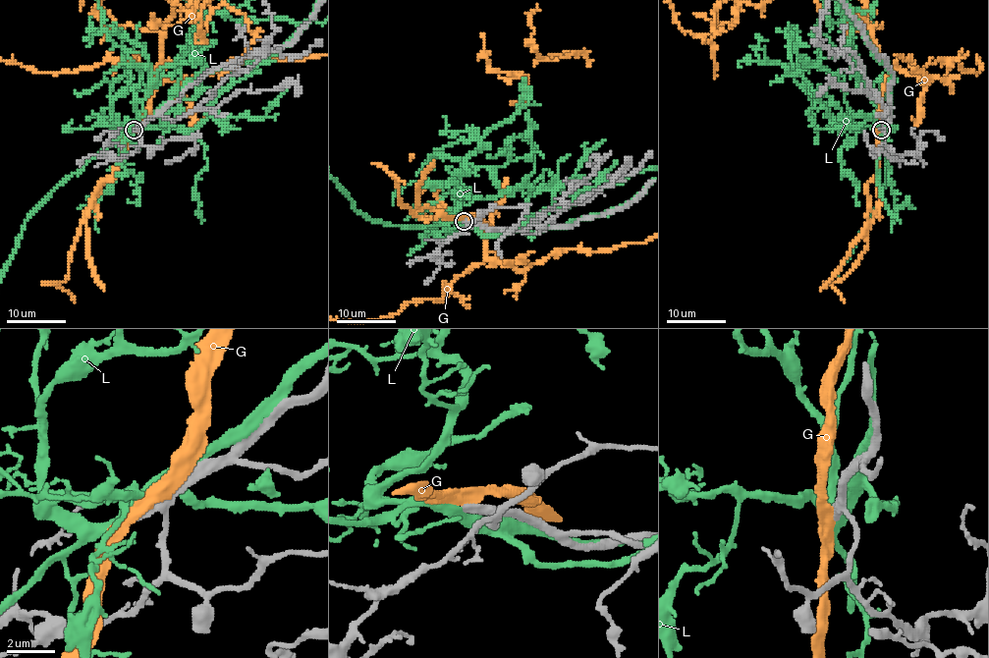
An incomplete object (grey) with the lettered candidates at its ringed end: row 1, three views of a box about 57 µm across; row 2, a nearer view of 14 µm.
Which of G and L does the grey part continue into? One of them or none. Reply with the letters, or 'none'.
none

